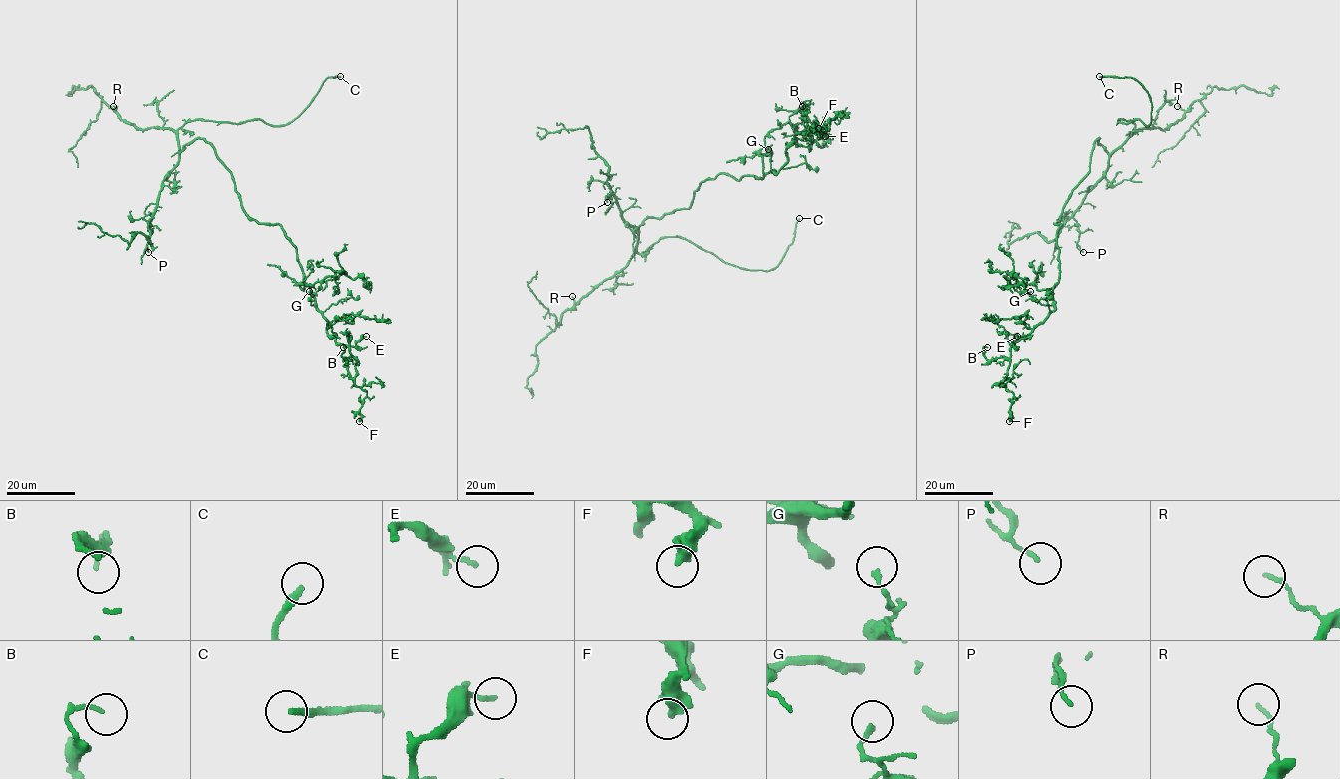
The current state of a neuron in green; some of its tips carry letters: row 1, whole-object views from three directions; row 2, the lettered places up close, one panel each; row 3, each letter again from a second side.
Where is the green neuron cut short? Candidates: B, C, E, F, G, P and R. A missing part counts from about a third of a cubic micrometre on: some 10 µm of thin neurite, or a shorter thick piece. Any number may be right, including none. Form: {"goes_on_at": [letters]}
{"goes_on_at": ["C"]}

